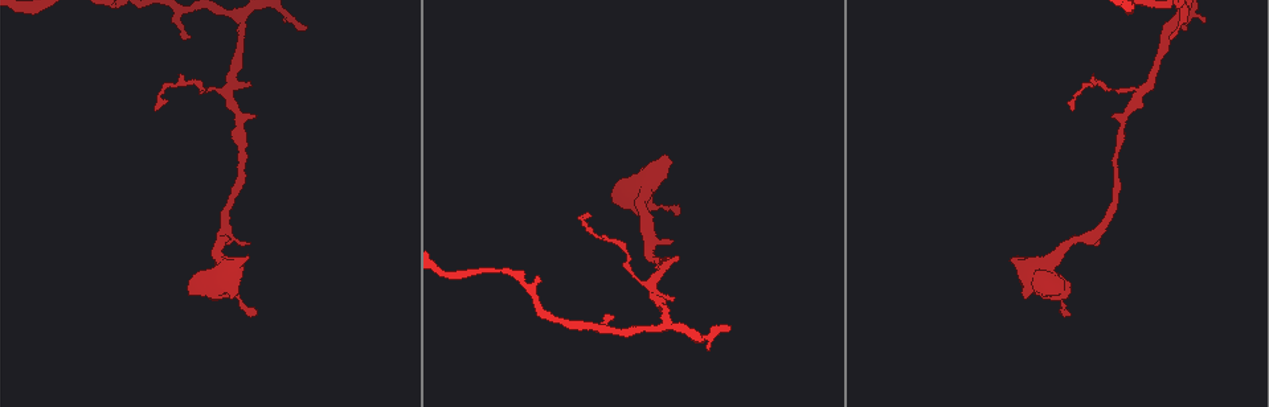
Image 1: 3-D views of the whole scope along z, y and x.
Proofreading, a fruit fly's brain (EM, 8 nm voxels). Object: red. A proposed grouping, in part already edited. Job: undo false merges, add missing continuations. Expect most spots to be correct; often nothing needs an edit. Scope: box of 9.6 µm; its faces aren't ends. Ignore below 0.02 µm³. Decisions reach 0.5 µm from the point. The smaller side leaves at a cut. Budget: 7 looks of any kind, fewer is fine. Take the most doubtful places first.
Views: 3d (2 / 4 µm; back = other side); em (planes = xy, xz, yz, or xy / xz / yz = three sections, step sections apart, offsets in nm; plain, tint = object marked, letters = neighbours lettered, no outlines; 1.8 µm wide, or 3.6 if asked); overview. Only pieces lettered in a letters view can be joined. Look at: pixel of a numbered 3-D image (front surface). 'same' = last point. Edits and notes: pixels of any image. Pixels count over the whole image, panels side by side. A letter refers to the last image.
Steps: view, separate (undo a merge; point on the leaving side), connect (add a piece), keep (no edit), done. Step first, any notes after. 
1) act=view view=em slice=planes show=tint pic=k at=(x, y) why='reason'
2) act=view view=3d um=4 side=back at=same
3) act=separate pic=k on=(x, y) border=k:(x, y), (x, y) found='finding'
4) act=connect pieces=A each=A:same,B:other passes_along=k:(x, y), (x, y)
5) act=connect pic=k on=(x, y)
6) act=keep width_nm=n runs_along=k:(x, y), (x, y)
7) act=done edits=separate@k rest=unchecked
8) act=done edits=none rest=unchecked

act=view view=3d um=4 pic=1 at=(678, 210) why='tapers out'

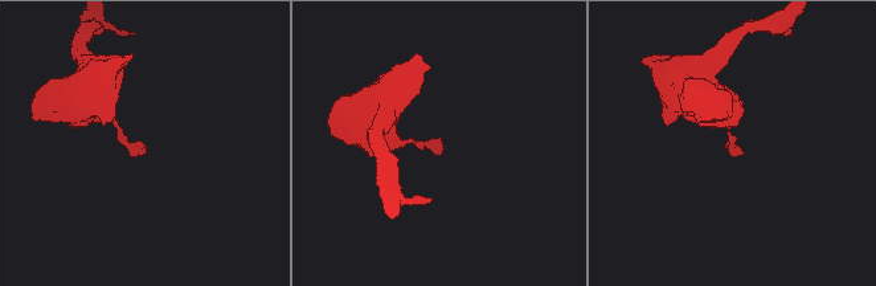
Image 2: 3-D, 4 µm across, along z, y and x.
act=view view=em slice=xz step=4 show=letters pic=2 at=(740, 154)

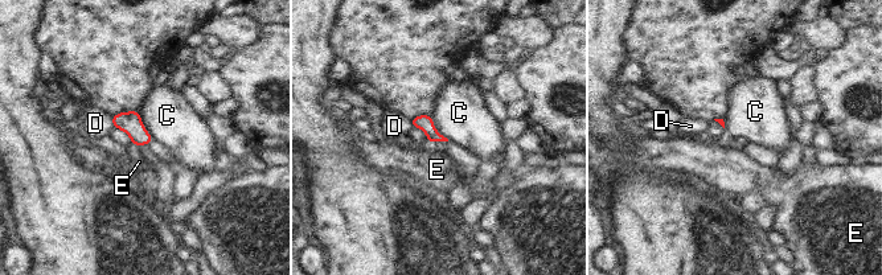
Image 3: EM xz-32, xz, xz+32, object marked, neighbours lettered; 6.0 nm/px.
act=view view=em slice=planes show=letters at=same

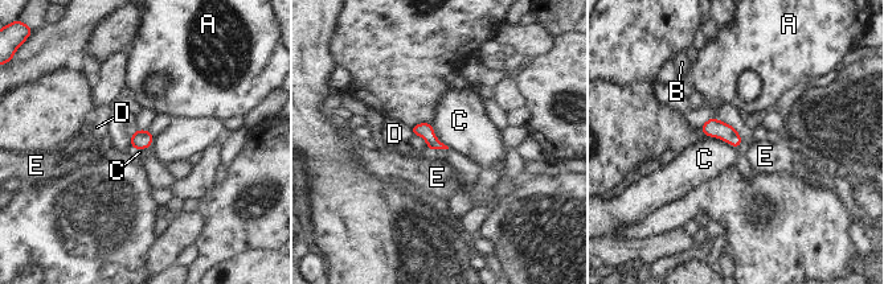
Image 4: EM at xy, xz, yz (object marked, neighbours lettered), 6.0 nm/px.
act=keep each=A:other,B:other,C:other,D:other,E:other border=4:(704, 135), (723, 139), (736, 149) found='none of them fits'

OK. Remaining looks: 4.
act=view view=3d um=4 pic=1 at=(1182, 25)

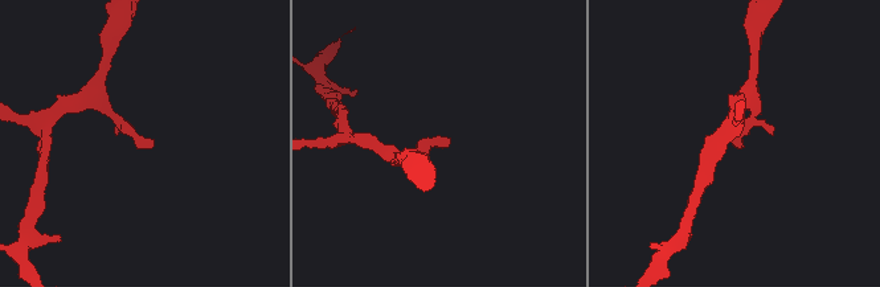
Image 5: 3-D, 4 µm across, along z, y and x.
act=view view=em slice=planes show=letters pic=5 at=(738, 140)

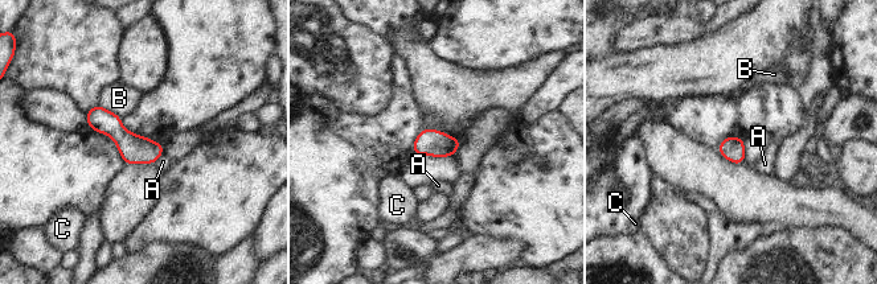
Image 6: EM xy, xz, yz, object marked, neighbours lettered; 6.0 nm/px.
act=keep width_nm=140 each=A:other,B:other,C:other runs_along=6:(90, 115), (135, 149), (159, 151) found='none of them fits'

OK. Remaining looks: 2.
act=view view=em slice=planes show=letters pic=1 at=(669, 242) why='an open end'

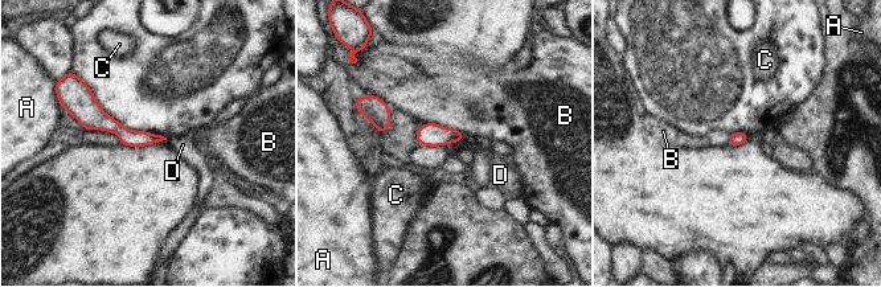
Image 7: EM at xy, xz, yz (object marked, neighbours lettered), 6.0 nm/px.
act=keep each=A:other,B:other,C:other,D:other runs_along=7:(74, 111), (128, 138), (158, 138) found='no lettered piece goes on from it'

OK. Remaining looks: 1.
act=done edits=none rest=unchecked

